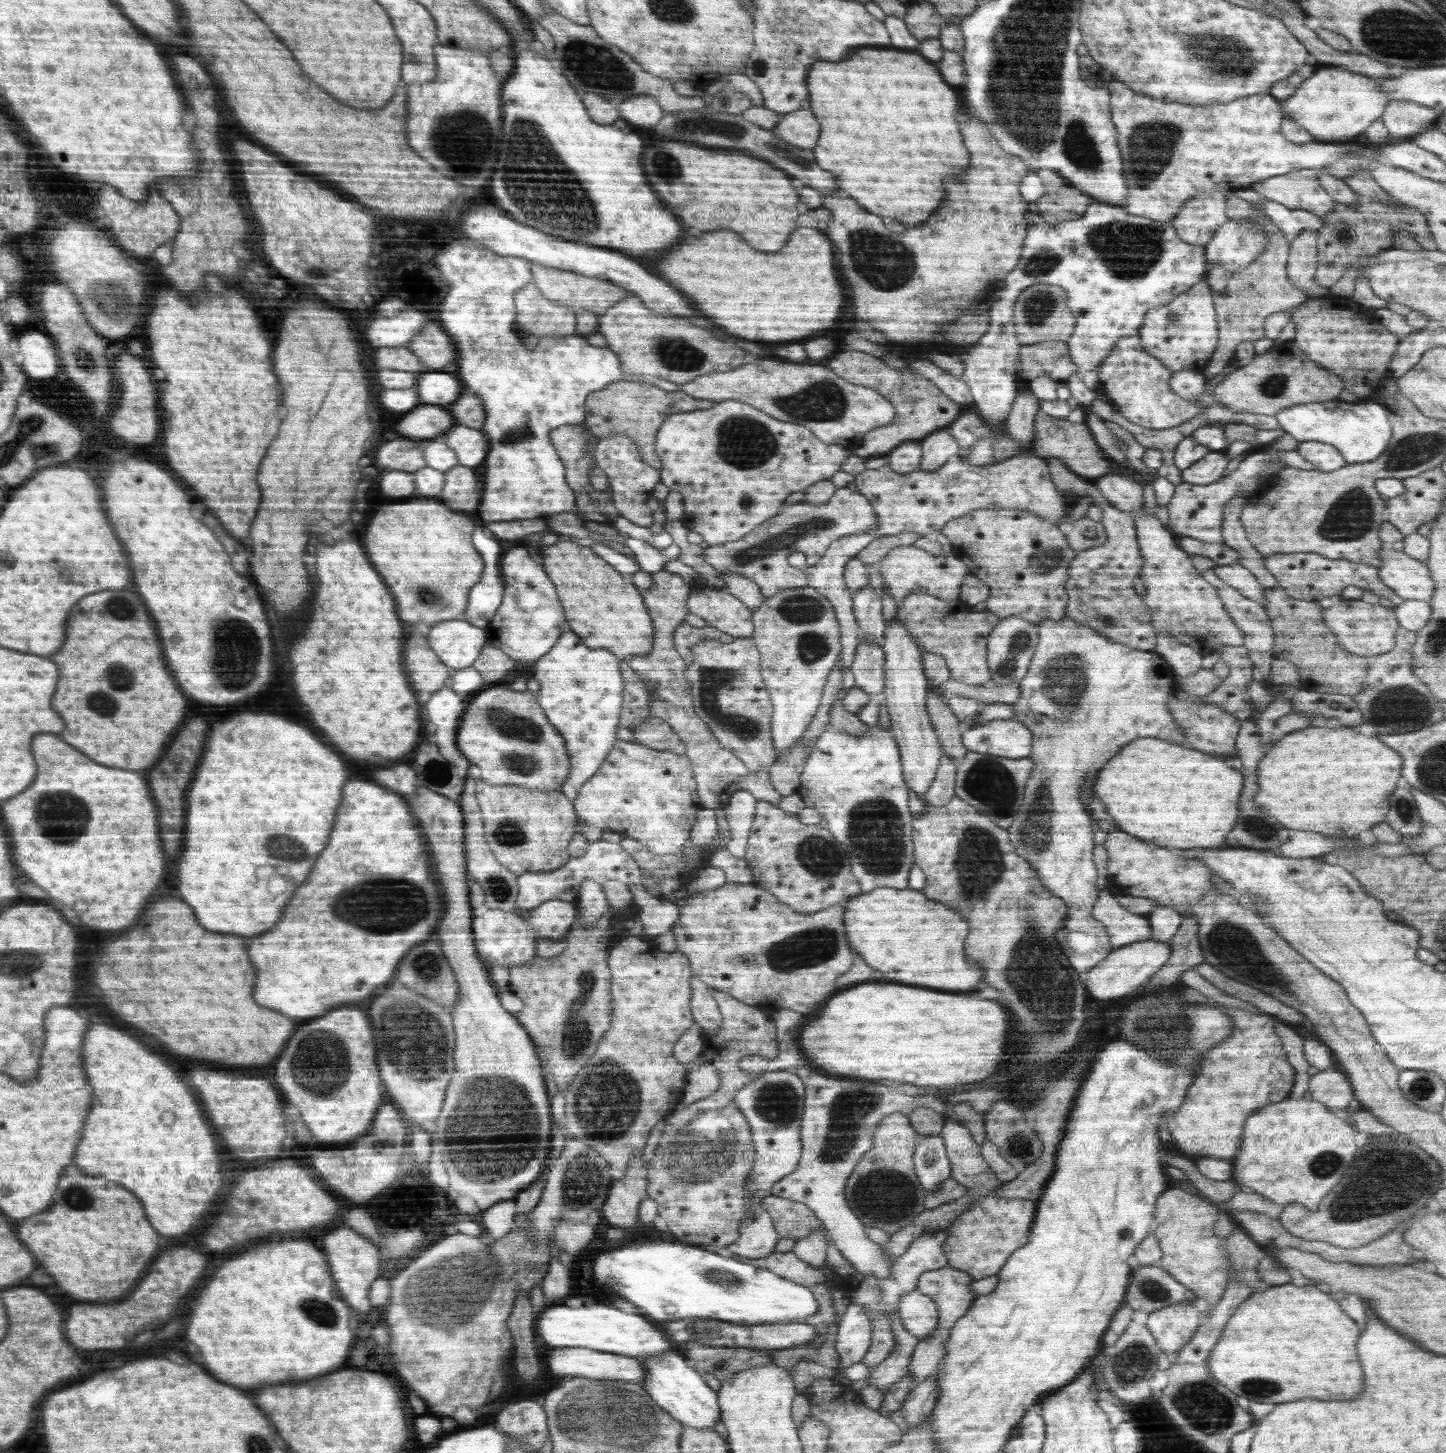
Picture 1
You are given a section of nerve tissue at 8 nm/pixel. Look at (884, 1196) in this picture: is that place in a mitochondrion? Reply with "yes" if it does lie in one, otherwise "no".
yes

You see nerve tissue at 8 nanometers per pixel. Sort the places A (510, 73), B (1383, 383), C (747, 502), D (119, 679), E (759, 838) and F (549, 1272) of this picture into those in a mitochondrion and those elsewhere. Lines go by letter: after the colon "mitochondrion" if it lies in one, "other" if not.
A: other
B: other
C: mitochondrion
D: mitochondrion
E: other
F: other

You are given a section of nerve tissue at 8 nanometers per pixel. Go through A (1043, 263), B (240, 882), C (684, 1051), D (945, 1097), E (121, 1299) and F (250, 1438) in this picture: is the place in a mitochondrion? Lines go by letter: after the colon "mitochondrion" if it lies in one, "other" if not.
A: mitochondrion
B: other
C: other
D: other
E: other
F: mitochondrion

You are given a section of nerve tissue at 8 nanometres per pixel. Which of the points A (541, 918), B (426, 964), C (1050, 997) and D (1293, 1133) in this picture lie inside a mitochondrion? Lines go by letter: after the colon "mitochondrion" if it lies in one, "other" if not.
A: other
B: mitochondrion
C: mitochondrion
D: other

